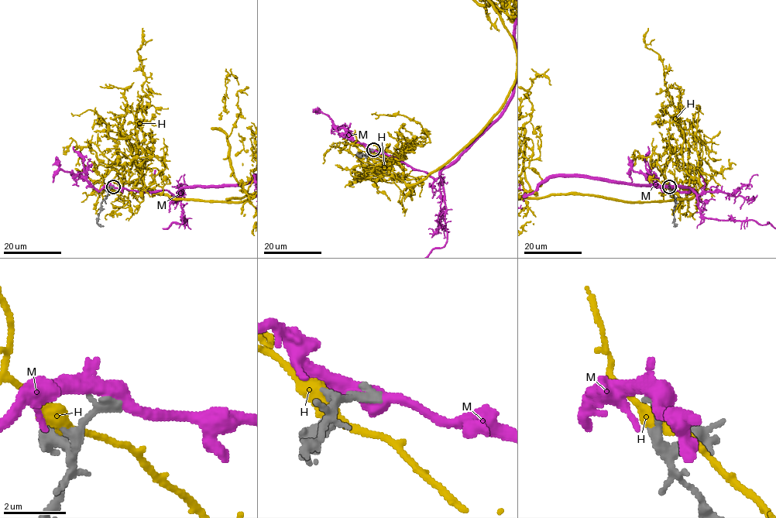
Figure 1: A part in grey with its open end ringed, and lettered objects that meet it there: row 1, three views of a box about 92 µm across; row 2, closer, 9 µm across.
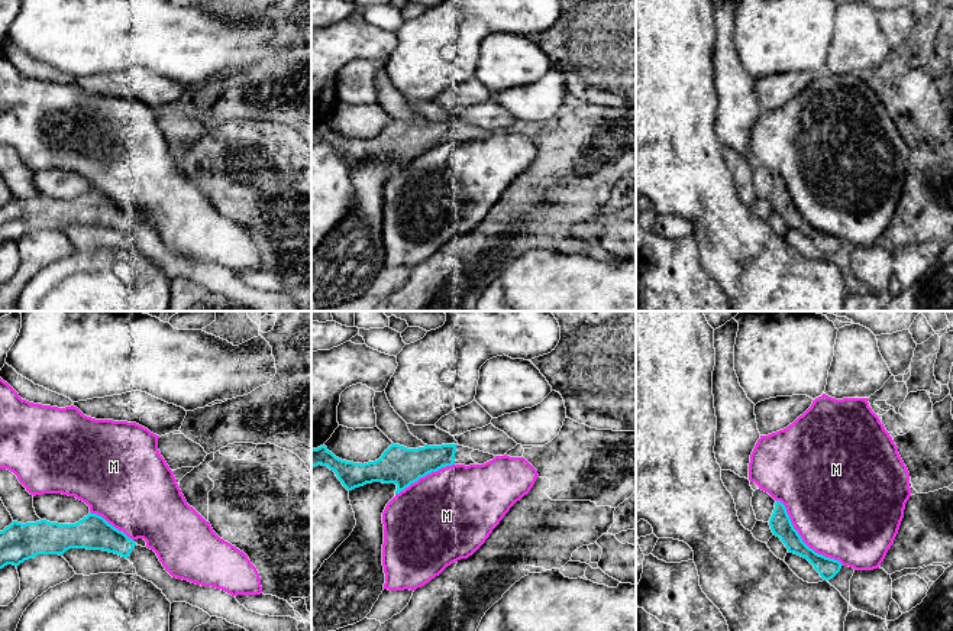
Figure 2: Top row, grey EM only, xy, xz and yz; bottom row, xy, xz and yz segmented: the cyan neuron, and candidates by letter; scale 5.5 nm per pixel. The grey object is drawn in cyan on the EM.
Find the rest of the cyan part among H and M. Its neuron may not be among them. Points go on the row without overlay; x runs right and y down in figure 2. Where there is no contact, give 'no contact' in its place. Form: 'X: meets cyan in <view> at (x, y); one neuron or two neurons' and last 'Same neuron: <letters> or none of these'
H: no contact; two neurons
M: meets cyan in yz at (801, 216); two neurons
Same neuron: none of these

